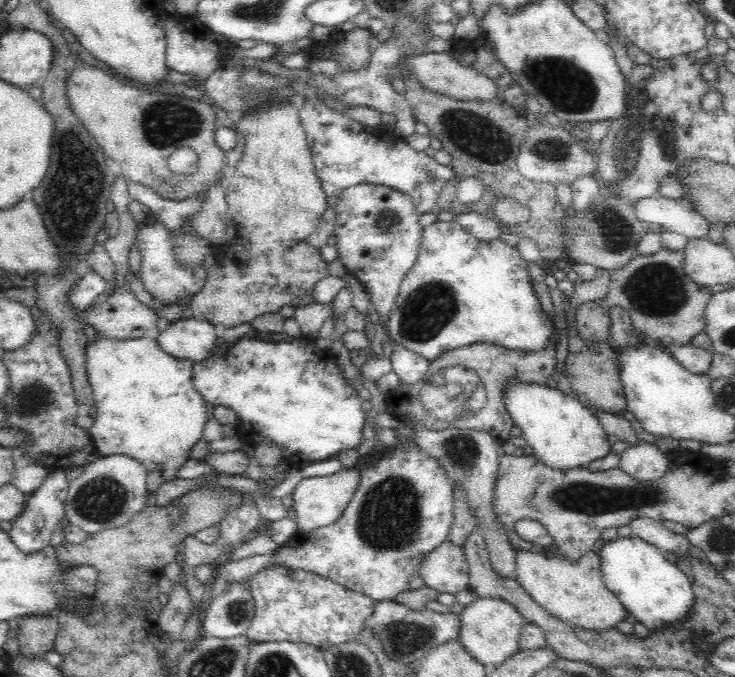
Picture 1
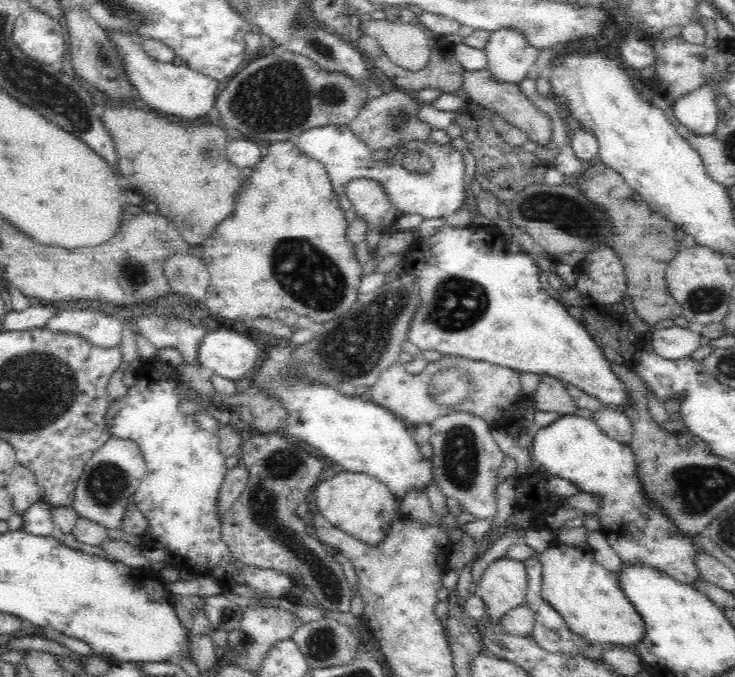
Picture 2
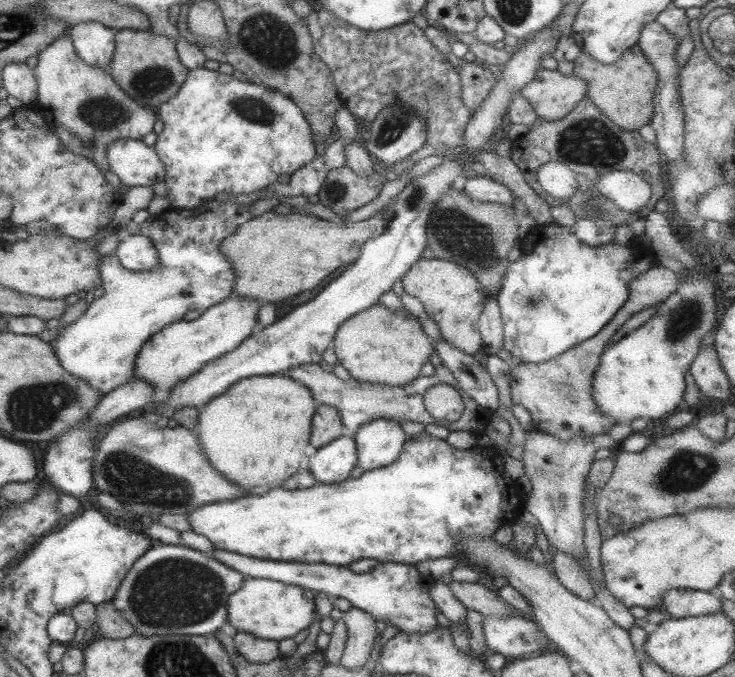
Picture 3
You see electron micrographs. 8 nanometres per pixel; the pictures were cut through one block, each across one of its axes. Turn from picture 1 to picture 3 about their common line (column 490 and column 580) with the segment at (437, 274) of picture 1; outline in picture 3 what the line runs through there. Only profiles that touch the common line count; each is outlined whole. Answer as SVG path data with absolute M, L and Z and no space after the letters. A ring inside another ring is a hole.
M555 225L553 229L548 227L535 228L526 239L523 239L521 251L522 254L519 256L519 259L508 265L501 286L495 294L496 300L498 300L498 305L500 306L501 319L504 325L503 337L505 338L505 341L503 348L508 350L512 356L520 358L521 362L524 363L540 363L552 360L559 354L570 350L574 345L580 344L581 342L596 336L596 334L598 334L598 332L600 332L600 330L614 318L616 312L620 311L622 306L626 304L628 300L629 284L634 276L646 272L649 268L659 264L659 259L657 258L655 251L651 247L648 248L640 238L632 239L628 247L616 245L613 242L602 244L600 246L590 246L589 244L582 242L582 240L573 233L572 229L568 229L562 225Z

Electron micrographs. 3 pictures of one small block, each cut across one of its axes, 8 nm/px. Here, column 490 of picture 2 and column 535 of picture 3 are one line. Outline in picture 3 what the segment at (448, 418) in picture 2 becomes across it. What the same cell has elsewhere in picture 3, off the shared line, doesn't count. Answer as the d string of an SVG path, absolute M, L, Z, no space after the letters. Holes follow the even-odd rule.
M534 427L526 430L526 443L521 461L525 466L525 474L531 480L532 491L523 495L523 500L526 500L525 509L538 520L550 545L556 548L556 552L578 558L578 561L584 565L595 590L595 603L599 604L618 626L628 631L635 625L635 616L608 590L606 585L596 587L598 582L594 580L594 572L584 545L585 515L582 506L584 506L585 478L594 462L595 452L604 447L614 450L617 445L620 445L620 442L610 439L607 434L575 436L572 440L564 442Z

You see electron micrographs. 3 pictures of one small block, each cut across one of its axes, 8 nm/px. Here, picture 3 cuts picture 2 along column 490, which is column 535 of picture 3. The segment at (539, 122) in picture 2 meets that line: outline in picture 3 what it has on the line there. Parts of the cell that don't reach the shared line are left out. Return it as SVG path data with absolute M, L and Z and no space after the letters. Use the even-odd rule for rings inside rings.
M540 68L534 80L522 89L522 97L544 120L557 121L586 98L588 83L558 70Z

